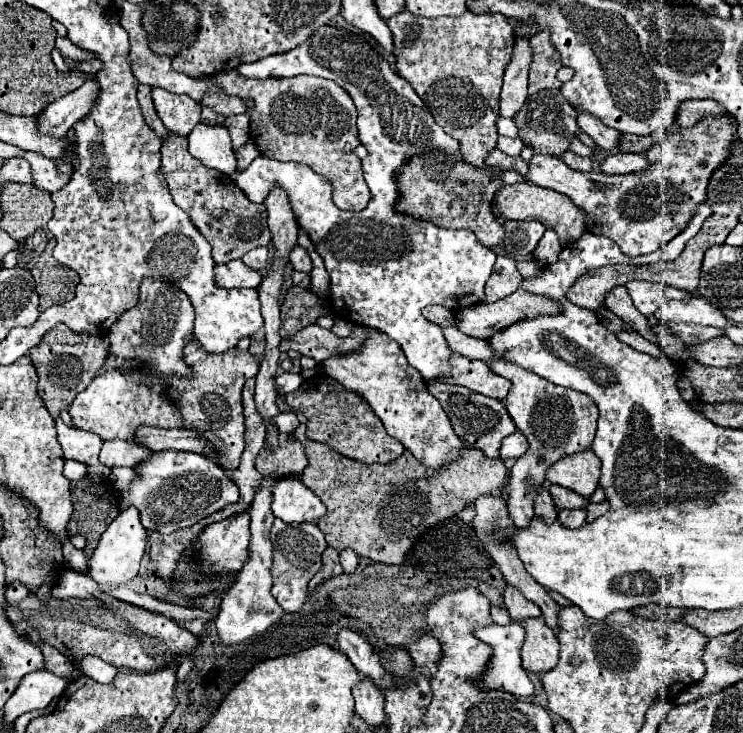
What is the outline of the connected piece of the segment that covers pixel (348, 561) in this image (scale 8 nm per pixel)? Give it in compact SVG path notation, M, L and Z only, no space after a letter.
M345 549L345 551L341 551L341 553L339 553L339 557L341 557L341 565L343 565L345 573L353 573L353 571L357 569L359 557L357 557L357 553L355 553L355 551Z

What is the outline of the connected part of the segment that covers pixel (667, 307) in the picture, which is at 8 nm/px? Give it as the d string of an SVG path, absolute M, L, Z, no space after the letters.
M691 297L685 301L667 301L663 303L657 313L654 313L659 321L673 321L673 323L699 323L699 325L711 325L711 327L725 327L727 319L725 315L707 303L703 297Z

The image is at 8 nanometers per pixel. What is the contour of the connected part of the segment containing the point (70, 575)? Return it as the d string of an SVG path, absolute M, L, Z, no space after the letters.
M65 569L57 585L53 585L51 595L55 599L95 599L99 593L97 589L99 587L91 577L85 577L73 569Z

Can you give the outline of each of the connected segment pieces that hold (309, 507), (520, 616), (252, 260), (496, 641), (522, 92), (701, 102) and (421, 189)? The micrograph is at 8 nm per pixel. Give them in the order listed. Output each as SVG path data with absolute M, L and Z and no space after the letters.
M283 477L273 489L271 511L285 523L317 521L327 513L325 509L323 501L299 479Z
M515 587L505 589L503 601L505 601L505 607L511 615L511 621L527 621L533 617L541 617L541 609L535 603L527 601Z
M267 247L253 249L253 251L245 253L245 255L241 257L241 261L243 261L243 263L247 263L249 267L257 267L257 269L267 267L267 265L269 265L269 249L267 249Z
M509 623L505 627L503 625L489 625L489 627L483 627L483 629L477 629L475 635L479 639L483 639L487 645L493 647L493 657L487 665L487 671L483 673L483 677L479 681L479 687L509 691L509 693L519 695L519 697L533 695L533 685L527 677L527 671L521 667L521 657L519 657L519 651L521 651L521 645L523 645L523 639L525 639L523 625L521 623Z
M519 37L513 47L513 59L505 69L503 91L501 91L501 117L513 117L527 99L527 73L533 51L529 39Z
M691 99L685 101L677 111L677 127L693 127L697 121L705 119L707 115L721 115L723 109L711 99Z
M423 153L401 167L397 183L401 189L397 203L399 211L429 219L431 223L449 229L471 229L485 247L497 247L503 243L503 223L495 221L491 211L495 191L503 187L501 173L473 169L463 158L455 161L445 153Z

